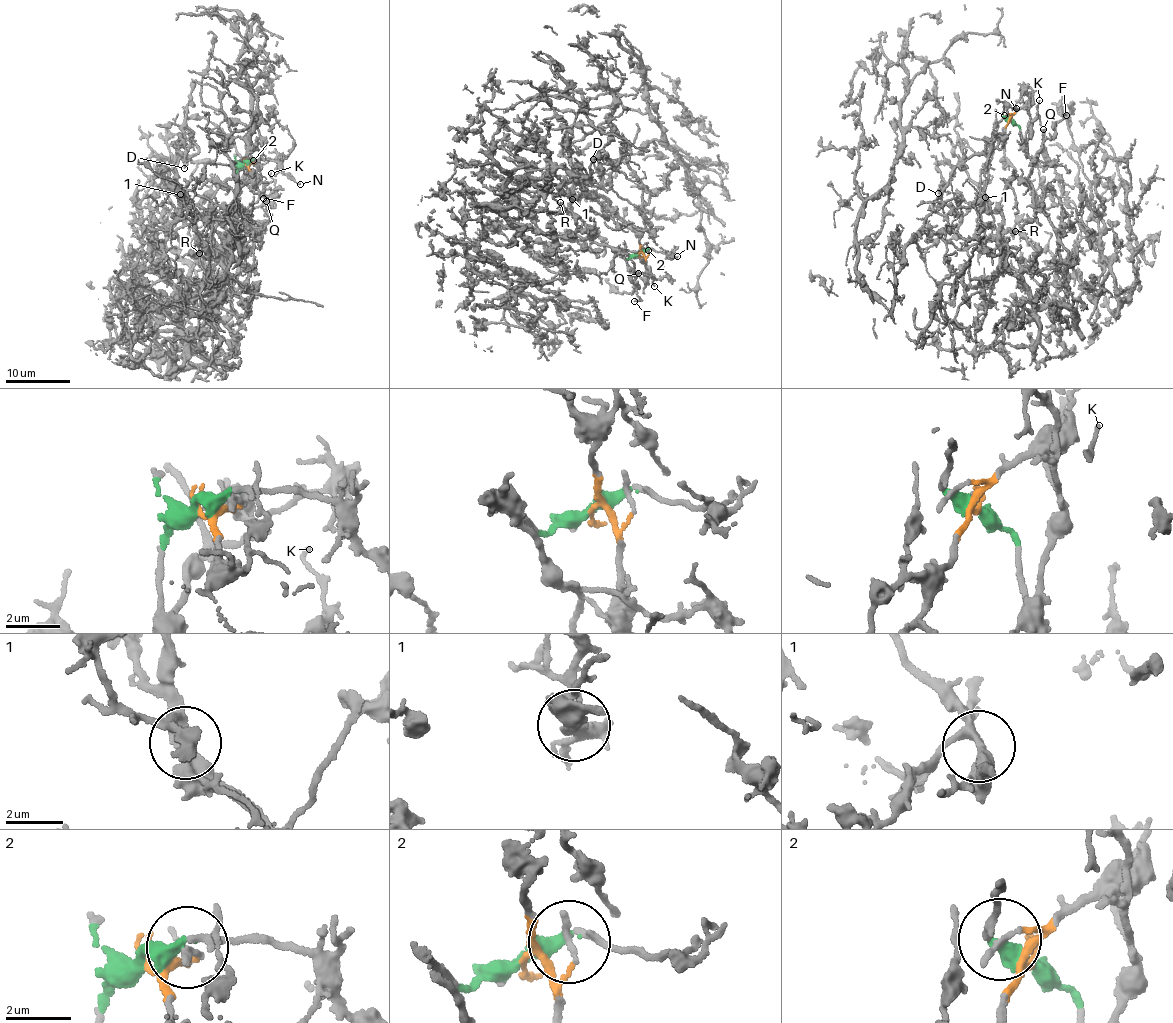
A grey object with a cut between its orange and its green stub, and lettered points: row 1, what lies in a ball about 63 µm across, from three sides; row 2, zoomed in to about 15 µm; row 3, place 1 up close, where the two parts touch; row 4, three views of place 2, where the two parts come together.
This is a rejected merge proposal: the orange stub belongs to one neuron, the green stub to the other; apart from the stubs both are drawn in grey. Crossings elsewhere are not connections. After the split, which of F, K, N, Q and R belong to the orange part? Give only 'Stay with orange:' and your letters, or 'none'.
Stay with orange: none

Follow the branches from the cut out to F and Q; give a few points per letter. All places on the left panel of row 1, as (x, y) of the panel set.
F: (243, 164), (236, 172), (237, 203), (252, 219), (262, 222), (269, 218), (265, 212), (271, 198), (263, 198)
Q: (243, 164), (236, 172), (237, 203), (252, 219), (262, 222), (269, 218), (263, 208), (266, 201)

